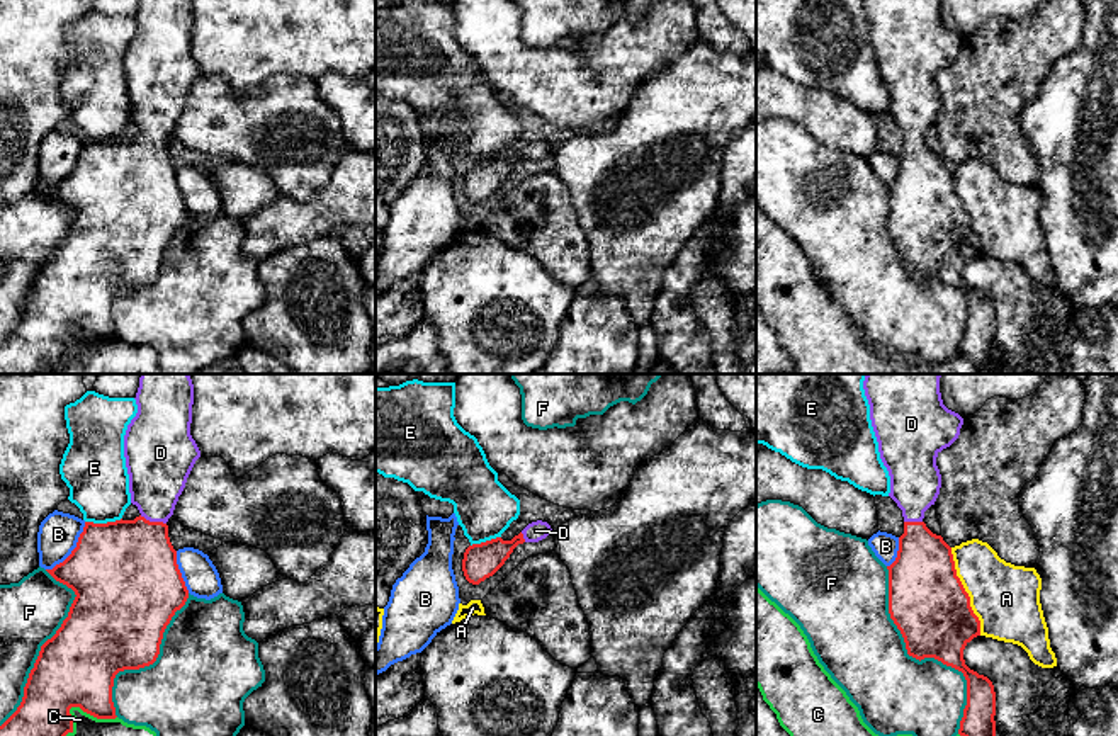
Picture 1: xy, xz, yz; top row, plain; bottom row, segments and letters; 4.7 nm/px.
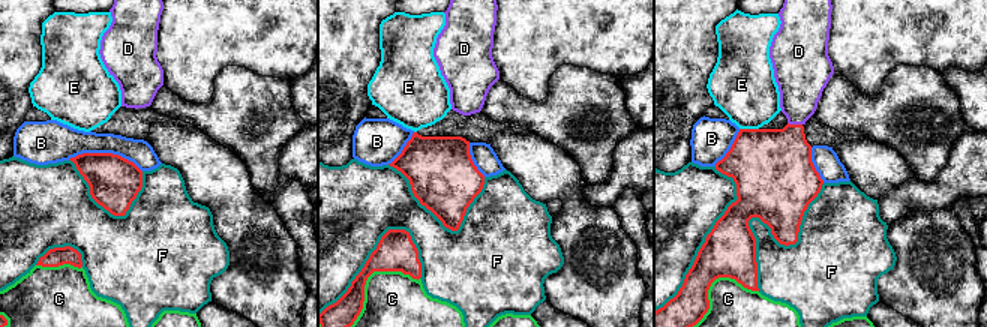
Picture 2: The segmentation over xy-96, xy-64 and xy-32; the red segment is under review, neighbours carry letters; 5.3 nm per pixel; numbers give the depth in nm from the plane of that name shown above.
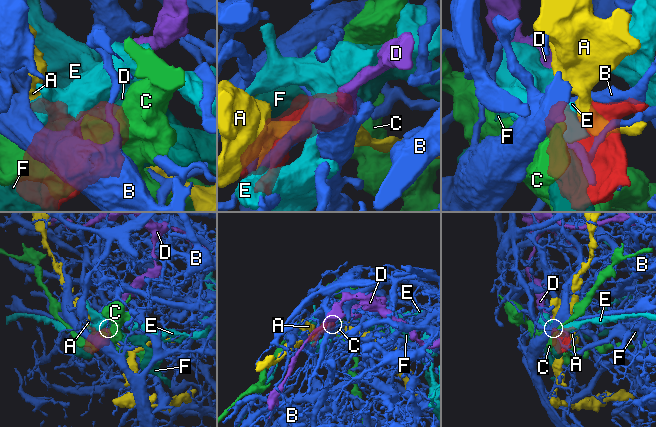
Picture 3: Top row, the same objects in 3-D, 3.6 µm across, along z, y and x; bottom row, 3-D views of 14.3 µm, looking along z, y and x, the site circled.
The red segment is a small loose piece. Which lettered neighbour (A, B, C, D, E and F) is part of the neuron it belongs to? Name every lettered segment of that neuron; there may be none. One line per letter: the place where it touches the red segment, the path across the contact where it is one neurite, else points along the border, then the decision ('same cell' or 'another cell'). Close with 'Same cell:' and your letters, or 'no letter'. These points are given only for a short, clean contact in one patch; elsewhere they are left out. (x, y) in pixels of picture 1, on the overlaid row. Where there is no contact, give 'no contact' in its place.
A: meets red in yz at (965, 592); another cell
B: meets red in xy at (73, 549); another cell
C: meets red in xy at (79, 706); another cell
D: meets red in xy at (153, 522); runs through xy (128, 568), (138, 558), (153, 522), (158, 469); same cell
E: meets red in xy at (102, 524); border along xy (121, 517), (111, 522), (85, 522); another cell
F: meets red in yz at (921, 658); another cell
Same cell: D

